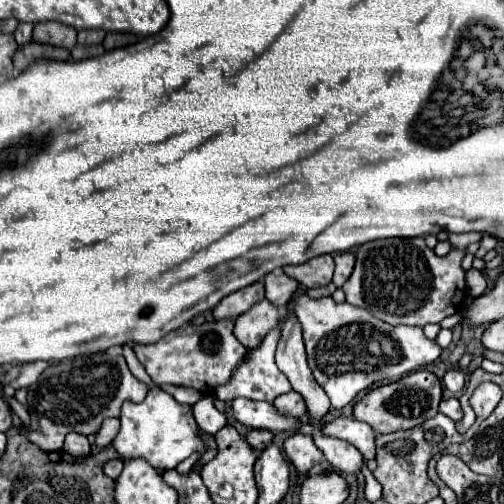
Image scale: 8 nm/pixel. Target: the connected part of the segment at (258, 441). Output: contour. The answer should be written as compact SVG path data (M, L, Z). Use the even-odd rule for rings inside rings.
M251 430L251 432L247 434L247 442L249 442L257 452L261 452L261 450L265 450L269 444L273 444L273 434L271 434L269 430Z

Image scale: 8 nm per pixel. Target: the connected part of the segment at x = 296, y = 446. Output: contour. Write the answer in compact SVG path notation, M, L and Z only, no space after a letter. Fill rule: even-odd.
M297 432L285 440L285 454L289 456L293 466L301 474L307 474L323 458L321 450L313 442L313 436L301 434L301 432Z

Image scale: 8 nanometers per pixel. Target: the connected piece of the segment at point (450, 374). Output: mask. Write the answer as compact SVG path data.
M447 370L443 384L453 392L453 394L461 394L465 390L465 374L461 370Z

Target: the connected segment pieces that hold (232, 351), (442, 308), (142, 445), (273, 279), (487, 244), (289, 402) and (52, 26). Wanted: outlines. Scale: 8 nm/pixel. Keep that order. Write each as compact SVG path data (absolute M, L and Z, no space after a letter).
M233 320L203 322L201 326L187 326L187 330L173 330L159 342L135 344L133 350L155 386L185 386L207 396L211 396L217 386L229 382L233 370L247 352L247 348L233 334Z
M463 234L463 238L457 240L455 250L447 256L437 256L421 236L367 242L357 248L355 270L343 284L347 302L371 310L371 314L389 324L411 324L423 328L429 322L441 322L465 300L467 286L461 260L469 244L471 234Z
M151 388L147 398L139 404L125 402L121 410L121 430L111 444L123 460L145 458L157 470L175 468L179 462L195 454L205 454L207 444L199 432L199 426L193 418L193 408L189 404L179 404L171 394L161 388Z
M267 274L263 278L265 282L265 298L275 304L277 308L283 308L291 294L299 288L299 282L295 282L295 278L289 278L287 274Z
M485 234L480 241L480 248L475 253L474 256L477 258L483 258L489 250L492 250L495 248L497 242L498 242L498 239L496 237Z
M291 390L287 394L281 394L273 400L275 408L287 416L305 416L307 414L307 406L305 406L305 400L299 392Z
M41 22L33 28L33 40L39 44L51 44L61 48L73 48L77 42L77 30L71 26L63 26L59 22Z

